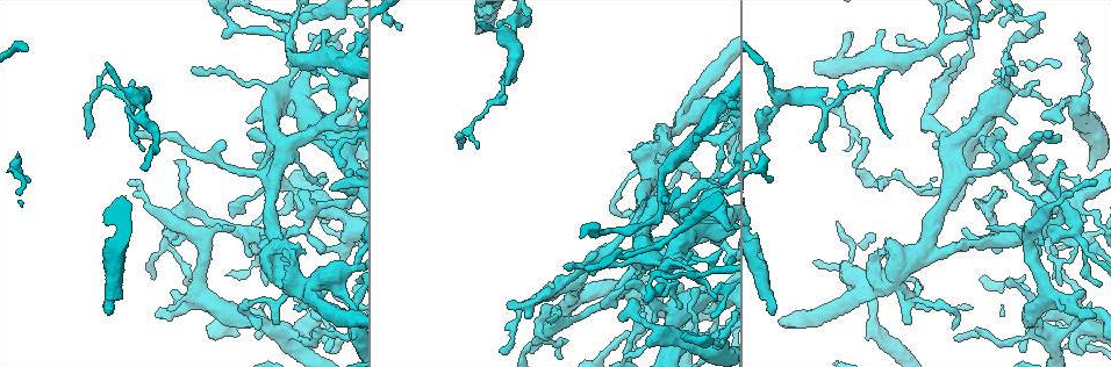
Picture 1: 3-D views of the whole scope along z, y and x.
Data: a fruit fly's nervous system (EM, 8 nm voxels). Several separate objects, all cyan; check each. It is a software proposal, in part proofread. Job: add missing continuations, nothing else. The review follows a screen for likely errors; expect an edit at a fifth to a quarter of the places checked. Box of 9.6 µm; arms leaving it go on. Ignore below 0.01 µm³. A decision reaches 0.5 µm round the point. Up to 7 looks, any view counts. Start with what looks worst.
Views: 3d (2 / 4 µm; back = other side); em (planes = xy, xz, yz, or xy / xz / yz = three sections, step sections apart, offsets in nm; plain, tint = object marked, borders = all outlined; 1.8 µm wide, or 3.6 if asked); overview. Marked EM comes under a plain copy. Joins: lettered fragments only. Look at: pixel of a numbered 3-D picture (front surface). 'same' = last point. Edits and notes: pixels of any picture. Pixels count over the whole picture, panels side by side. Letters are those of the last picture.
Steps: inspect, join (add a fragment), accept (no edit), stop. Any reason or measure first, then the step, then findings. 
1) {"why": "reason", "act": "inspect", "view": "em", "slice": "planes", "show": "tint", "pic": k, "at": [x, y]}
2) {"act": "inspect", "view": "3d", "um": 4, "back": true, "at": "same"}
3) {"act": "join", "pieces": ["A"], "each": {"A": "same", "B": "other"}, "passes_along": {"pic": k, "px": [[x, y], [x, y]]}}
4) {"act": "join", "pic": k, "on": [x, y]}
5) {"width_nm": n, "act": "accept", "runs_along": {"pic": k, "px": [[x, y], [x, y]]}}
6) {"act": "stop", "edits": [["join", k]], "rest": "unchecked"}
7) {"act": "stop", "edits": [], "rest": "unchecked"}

{"act": "inspect", "view": "3d", "um": 4, "back": true, "pic": 1, "at": [458, 148]}

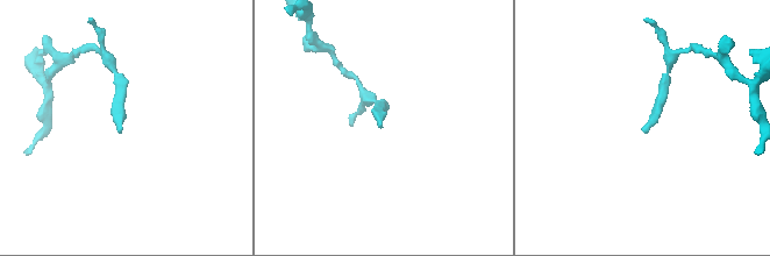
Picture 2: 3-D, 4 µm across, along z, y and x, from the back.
{"why": "need the tissue", "act": "inspect", "view": "em", "slice": "planes", "show": "borders", "pic": 2, "at": [381, 124]}

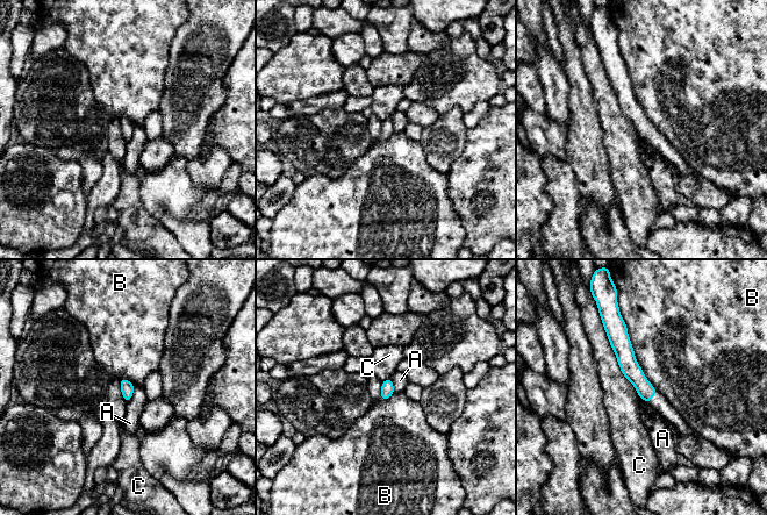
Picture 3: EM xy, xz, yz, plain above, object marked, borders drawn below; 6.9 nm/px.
{"act": "accept", "each": {"A": "other", "B": "other", "C": "other"}, "border": {"pic": 3, "px": [[619, 313], [635, 359], [658, 391]]}, "found": "none of them fits"}

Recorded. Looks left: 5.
{"why": "an open end", "act": "inspect", "view": "3d", "um": 2, "pic": 1, "at": [879, 188]}

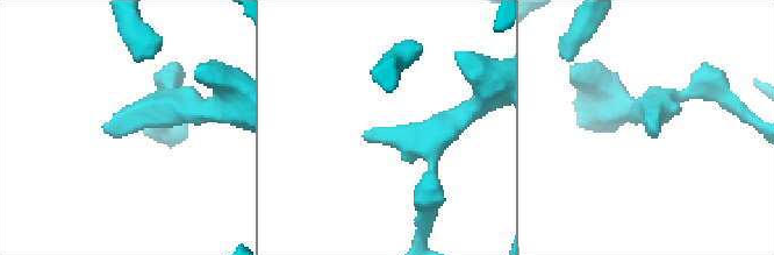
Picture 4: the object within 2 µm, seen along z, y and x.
{"why": "shape alone is not enough", "act": "inspect", "view": "em", "slice": "planes", "show": "borders", "pic": 4, "at": [364, 136]}

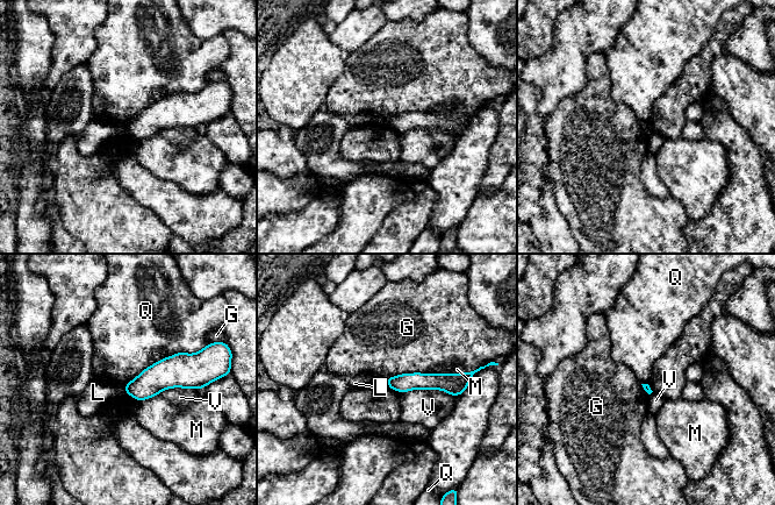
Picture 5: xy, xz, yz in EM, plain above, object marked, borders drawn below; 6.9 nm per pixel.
{"longest_contact_nm": ["Q", 550], "act": "accept", "each": {"G": "other", "L": "other", "M": "other", "Q": "other", "V": "other"}, "found": "none of them fits"}

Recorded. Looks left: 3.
{"why": "thick turns thin", "act": "inspect", "view": "3d", "um": 4, "pic": 1, "at": [278, 267]}

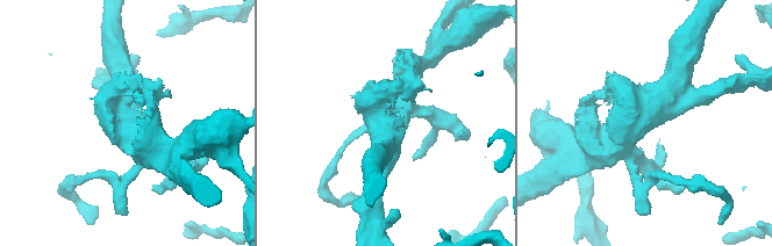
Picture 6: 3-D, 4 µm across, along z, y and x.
{"why": "need the tissue", "act": "inspect", "view": "em", "um": 3.6, "slice": "planes", "show": "borders", "pic": 6, "at": [126, 117]}

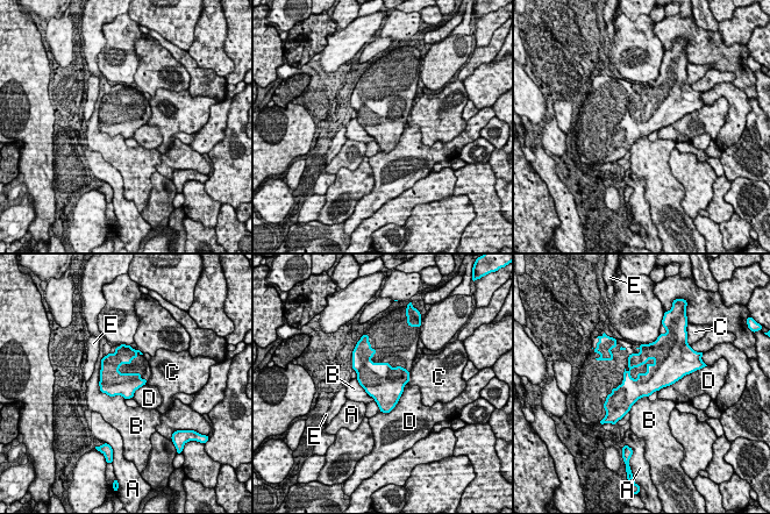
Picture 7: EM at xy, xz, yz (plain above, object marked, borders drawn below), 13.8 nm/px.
{"width_nm": 340, "act": "accept", "each": {"A": "other", "B": "other", "C": "other", "D": "other", "E": "other"}, "border": {"pic": 7, "px": [[102, 357], [99, 388], [125, 399]]}, "found": "no lettered fragment goes on from it"}

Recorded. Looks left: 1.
{"act": "stop", "edits": [], "rest": "unchecked"}

